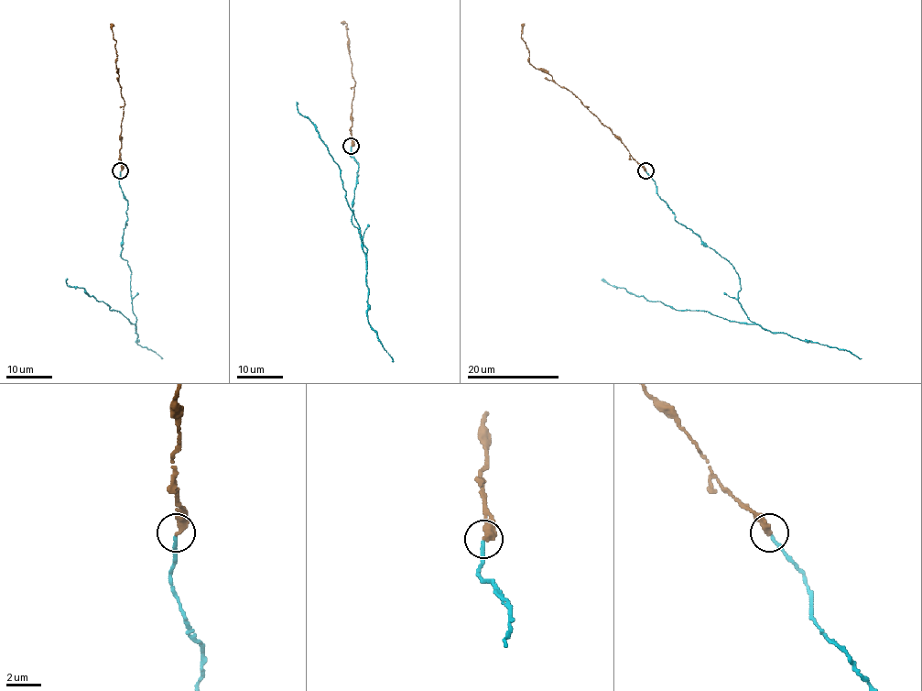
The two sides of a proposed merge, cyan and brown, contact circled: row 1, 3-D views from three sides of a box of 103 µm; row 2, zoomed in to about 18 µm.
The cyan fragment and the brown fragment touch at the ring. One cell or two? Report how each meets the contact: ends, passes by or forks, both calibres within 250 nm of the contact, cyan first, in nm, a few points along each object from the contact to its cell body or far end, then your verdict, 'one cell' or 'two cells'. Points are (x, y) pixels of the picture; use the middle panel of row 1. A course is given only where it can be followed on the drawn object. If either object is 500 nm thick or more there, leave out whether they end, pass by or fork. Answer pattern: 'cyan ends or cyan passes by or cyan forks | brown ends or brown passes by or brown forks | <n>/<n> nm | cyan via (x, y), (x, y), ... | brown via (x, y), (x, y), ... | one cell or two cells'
cyan ends | brown ends | 220/360 nm | cyan via (351, 146), (350, 155), (358, 164), (352, 223), (365, 252), (341, 170), (296, 101) | brown via (351, 146), (355, 82), (351, 71), (347, 29), (344, 21), (342, 25) | one cell

